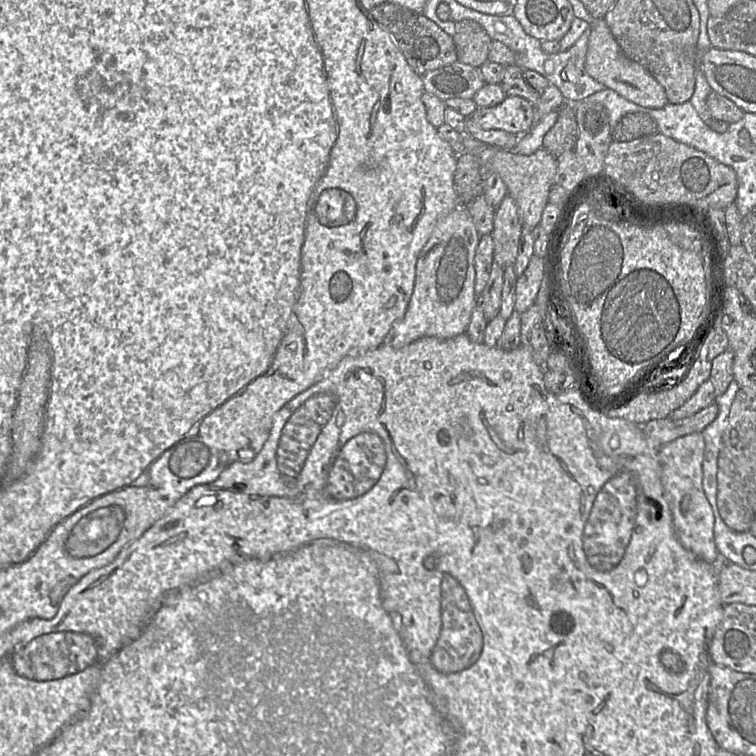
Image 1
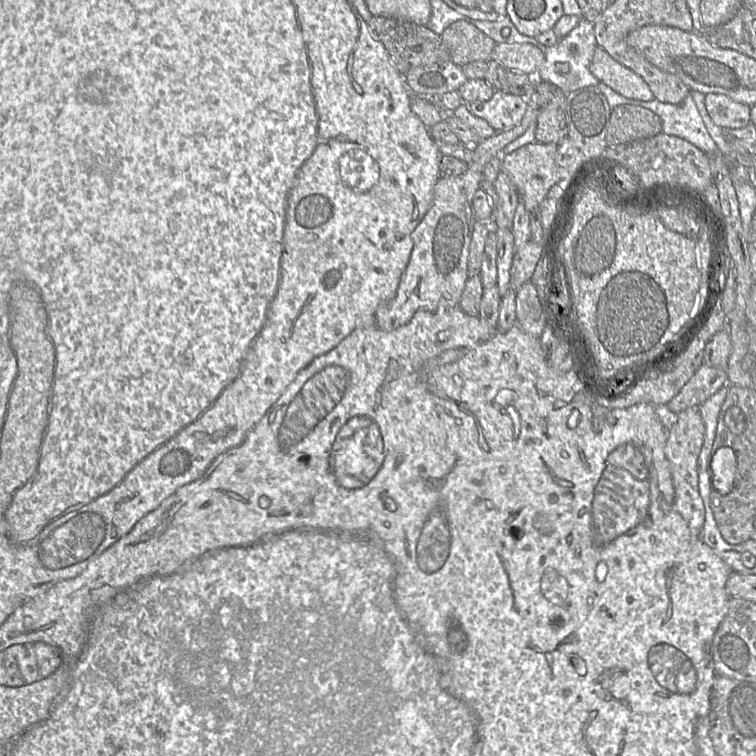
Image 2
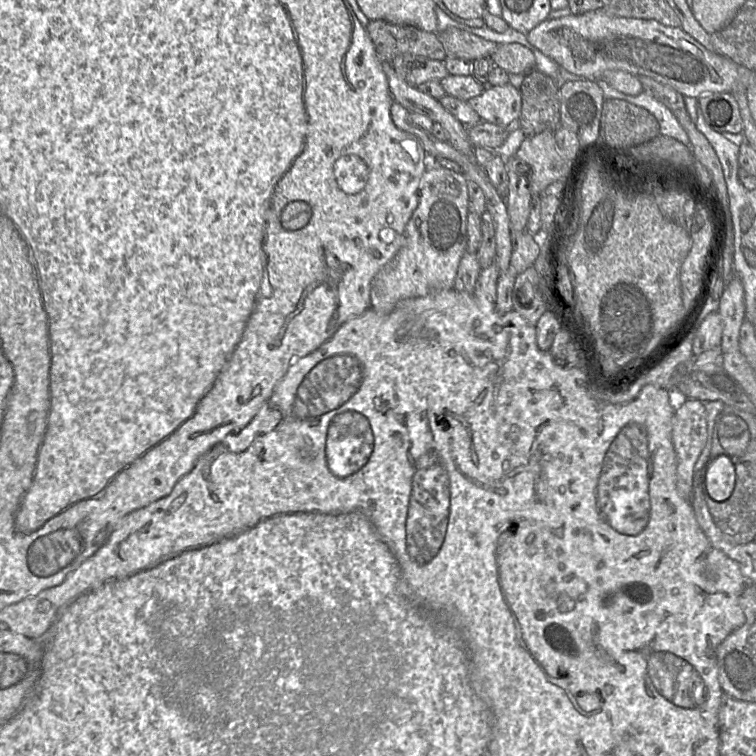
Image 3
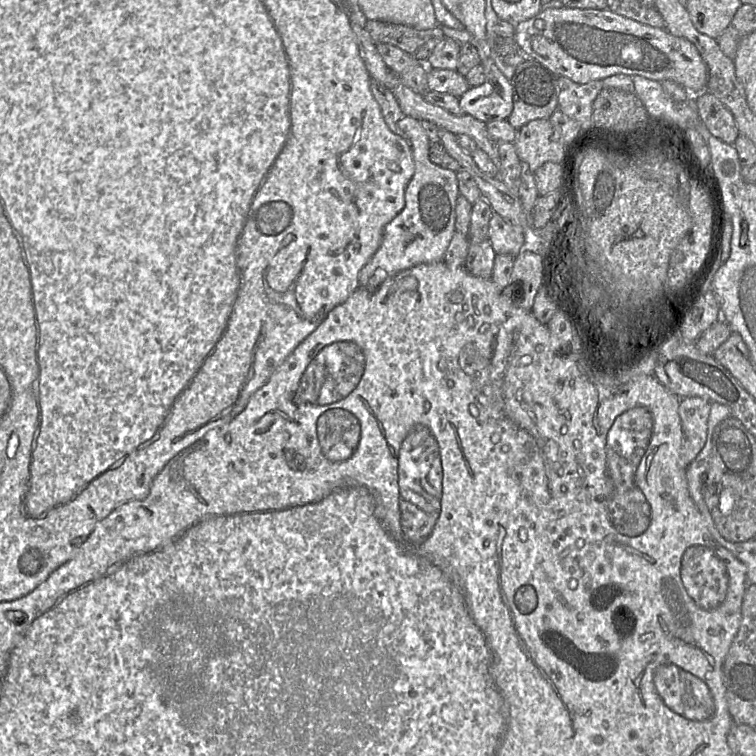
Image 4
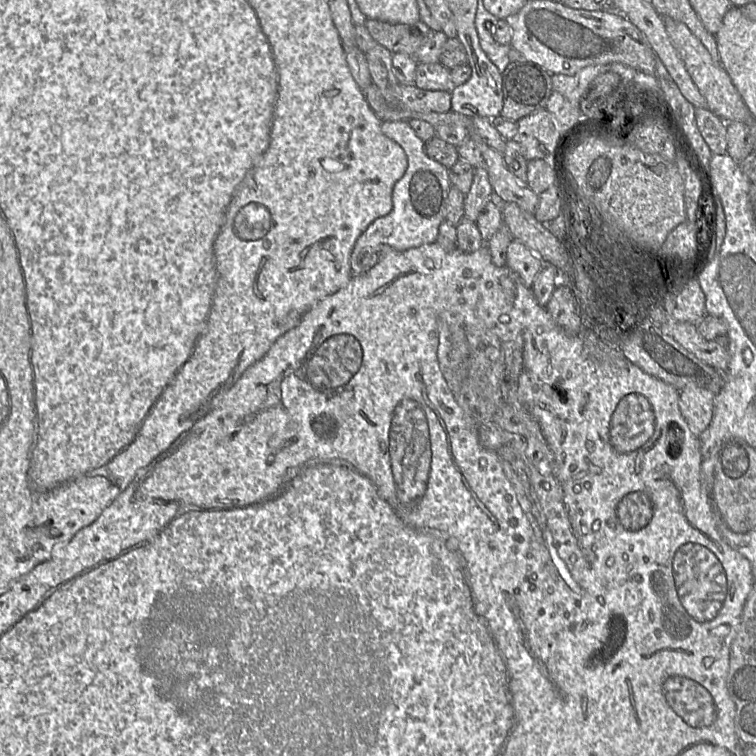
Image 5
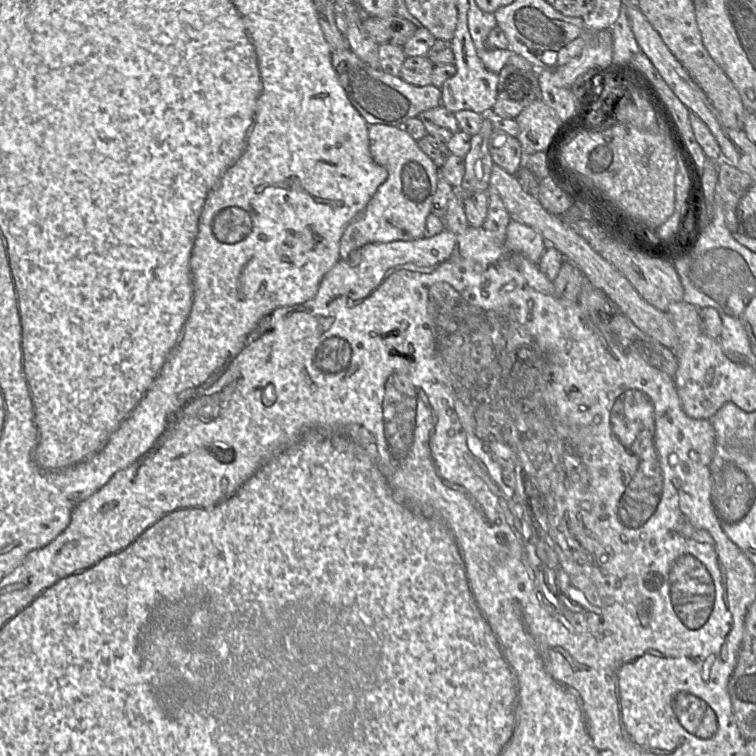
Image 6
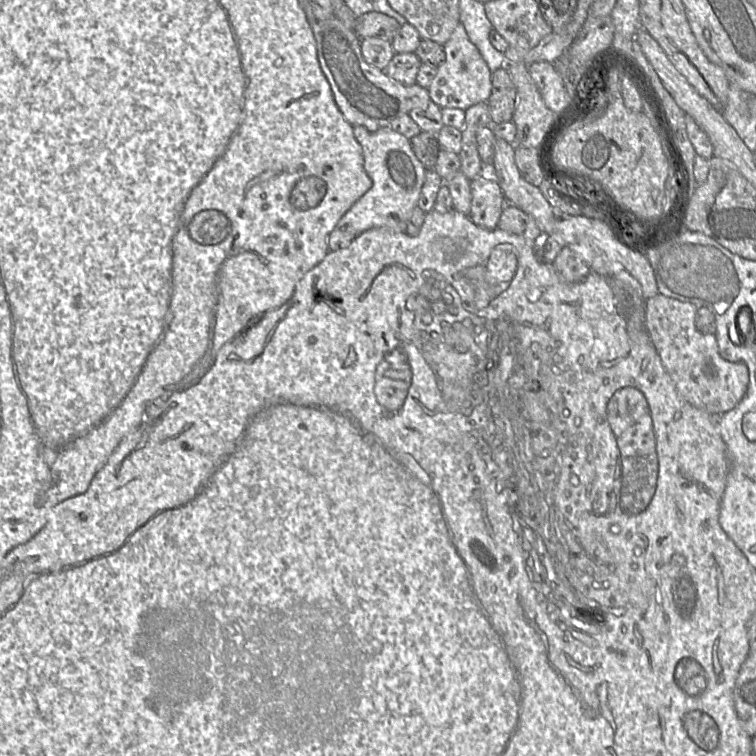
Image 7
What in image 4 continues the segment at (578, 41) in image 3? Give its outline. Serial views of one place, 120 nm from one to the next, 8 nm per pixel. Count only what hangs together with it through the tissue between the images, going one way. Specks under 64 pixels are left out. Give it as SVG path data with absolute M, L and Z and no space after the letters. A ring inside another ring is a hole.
M547 8L536 16L515 26L513 38L527 58L532 58L549 69L556 76L564 76L572 81L585 84L593 80L603 80L609 76L624 74L641 76L662 82L671 80L691 94L705 91L708 79L707 66L697 48L685 38L673 36L665 29L641 24L630 18L615 14L609 9Z

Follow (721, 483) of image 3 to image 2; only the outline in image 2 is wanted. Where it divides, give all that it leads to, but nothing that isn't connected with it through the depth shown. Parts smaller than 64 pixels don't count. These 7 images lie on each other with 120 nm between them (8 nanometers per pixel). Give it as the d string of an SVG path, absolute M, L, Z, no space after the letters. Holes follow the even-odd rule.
M730 447L719 448L710 463L712 489L721 495L729 494L735 482L737 457Z

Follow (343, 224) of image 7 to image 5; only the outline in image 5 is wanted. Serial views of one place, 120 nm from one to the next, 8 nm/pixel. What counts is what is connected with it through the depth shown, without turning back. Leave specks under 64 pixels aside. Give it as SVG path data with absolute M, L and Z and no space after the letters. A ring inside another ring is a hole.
M408 121L382 122L381 131L402 147L408 165L405 174L394 185L391 212L375 219L358 237L350 256L352 276L364 274L373 267L383 245L405 251L436 242L439 226L445 219L446 200L451 187L448 169L426 154L425 143L416 135Z

